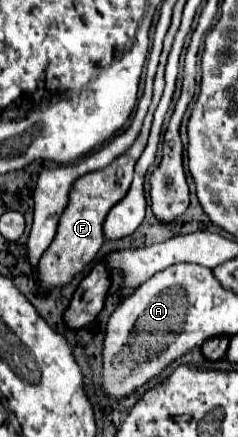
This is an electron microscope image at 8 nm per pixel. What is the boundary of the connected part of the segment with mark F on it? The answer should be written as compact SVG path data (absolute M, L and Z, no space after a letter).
M157 69L155 89L153 89L153 103L155 105L149 107L143 129L141 129L139 137L135 139L135 143L123 155L113 159L107 167L103 167L99 171L93 171L93 173L87 173L73 183L71 193L69 193L69 203L67 203L67 207L65 207L61 219L59 219L57 235L55 235L53 243L49 245L49 249L43 253L43 257L39 261L39 281L41 281L45 291L53 291L53 289L61 289L63 285L69 285L97 257L97 251L103 245L103 221L105 221L109 209L115 203L119 203L131 187L133 167L135 167L139 155L143 153L143 149L147 145L149 127L151 127L151 121L153 121L153 111L155 111L155 107L161 99L161 93L163 93L163 71Z

